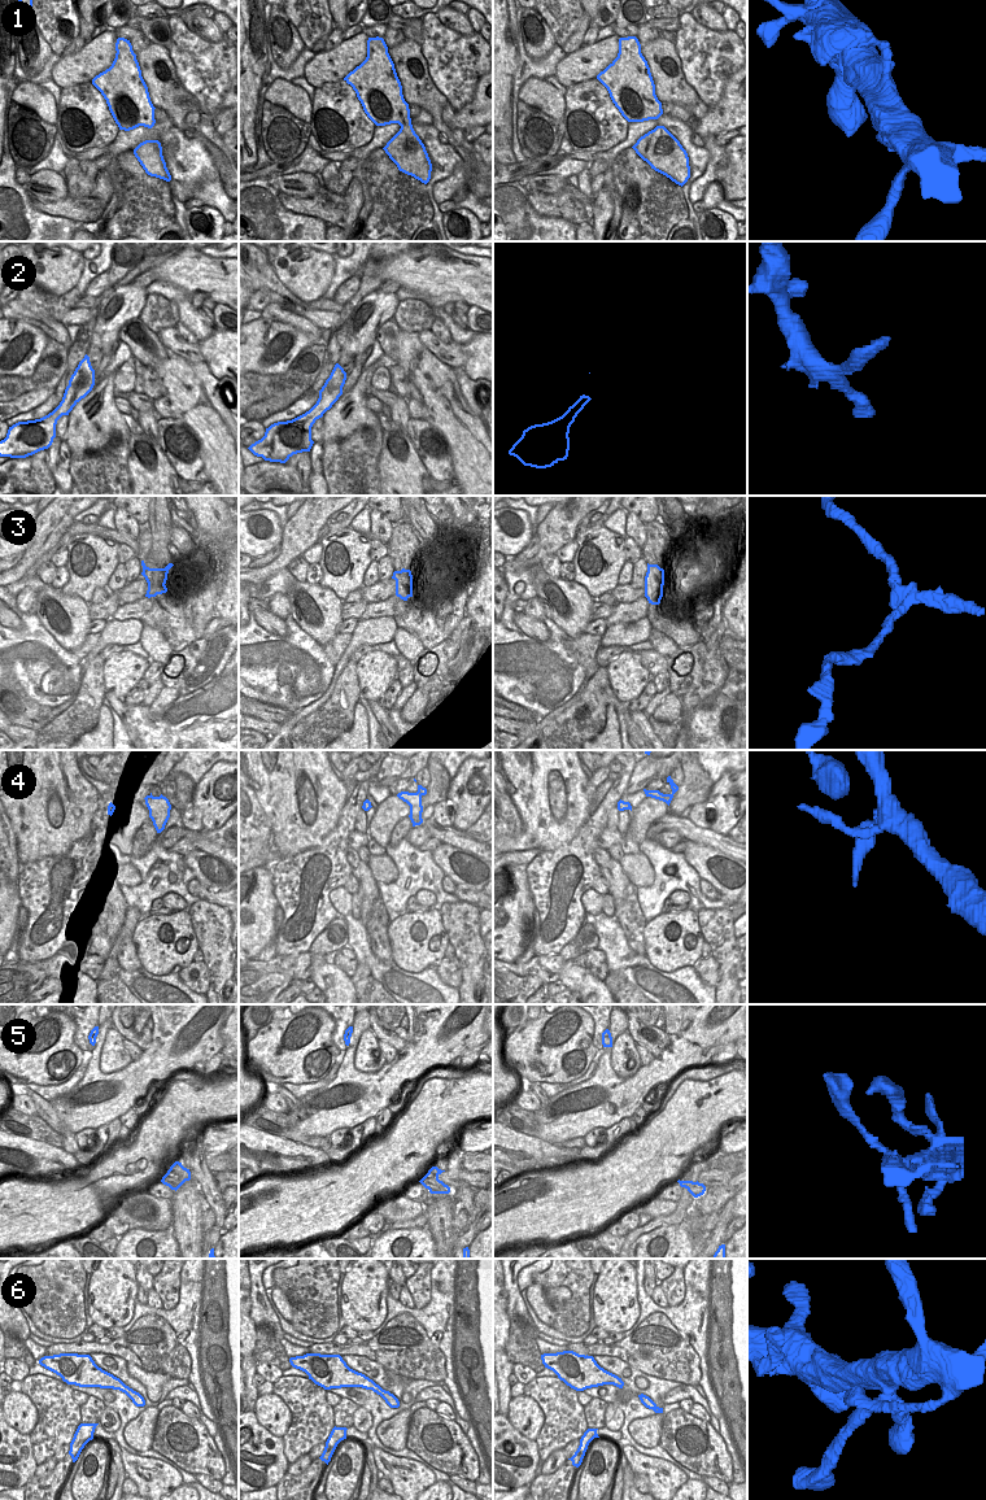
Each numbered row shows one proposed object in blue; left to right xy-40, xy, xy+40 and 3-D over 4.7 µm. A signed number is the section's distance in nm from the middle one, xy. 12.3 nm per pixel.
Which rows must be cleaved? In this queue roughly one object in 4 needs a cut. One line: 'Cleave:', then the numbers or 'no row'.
Cleave: 3

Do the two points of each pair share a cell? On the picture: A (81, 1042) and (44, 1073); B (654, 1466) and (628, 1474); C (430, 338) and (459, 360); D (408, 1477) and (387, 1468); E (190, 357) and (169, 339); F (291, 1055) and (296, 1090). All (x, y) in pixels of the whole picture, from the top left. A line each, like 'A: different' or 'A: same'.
A: different
B: different
C: same
D: same
E: same
F: different

